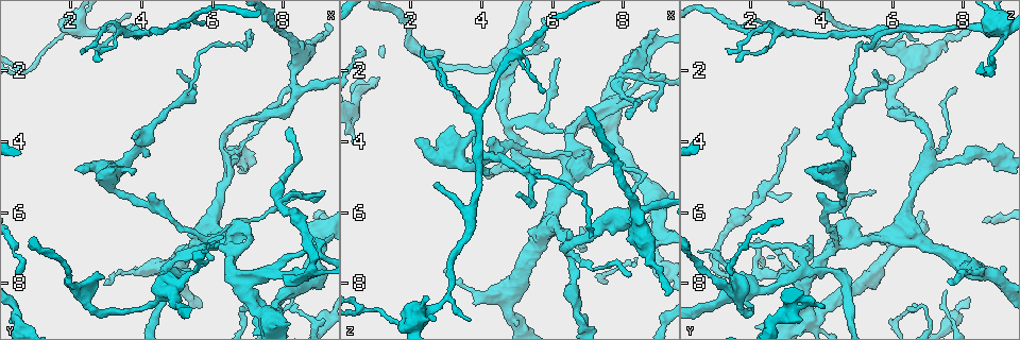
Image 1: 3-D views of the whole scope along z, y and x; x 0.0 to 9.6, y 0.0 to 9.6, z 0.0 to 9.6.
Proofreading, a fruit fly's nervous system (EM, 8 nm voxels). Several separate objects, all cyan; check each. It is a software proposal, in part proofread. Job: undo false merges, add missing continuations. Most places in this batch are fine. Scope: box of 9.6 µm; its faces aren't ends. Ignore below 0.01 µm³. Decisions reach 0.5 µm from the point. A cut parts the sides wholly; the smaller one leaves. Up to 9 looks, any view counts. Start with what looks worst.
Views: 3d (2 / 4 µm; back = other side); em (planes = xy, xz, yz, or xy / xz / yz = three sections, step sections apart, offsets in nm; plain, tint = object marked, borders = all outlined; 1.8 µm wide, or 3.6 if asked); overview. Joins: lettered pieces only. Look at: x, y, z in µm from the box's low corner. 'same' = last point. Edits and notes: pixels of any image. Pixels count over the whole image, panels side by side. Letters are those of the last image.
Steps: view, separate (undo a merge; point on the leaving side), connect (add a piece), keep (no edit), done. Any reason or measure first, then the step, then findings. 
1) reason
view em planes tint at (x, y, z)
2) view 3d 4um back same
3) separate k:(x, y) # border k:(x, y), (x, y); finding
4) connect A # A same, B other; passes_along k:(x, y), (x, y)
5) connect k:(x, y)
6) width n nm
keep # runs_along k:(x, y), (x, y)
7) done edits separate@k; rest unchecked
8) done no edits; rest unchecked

four arms meet
view 3d 2um at (4.90, 8.00, 1.75)

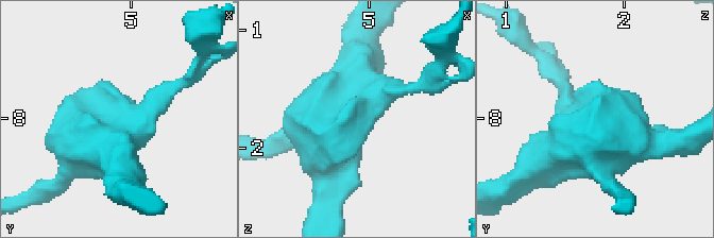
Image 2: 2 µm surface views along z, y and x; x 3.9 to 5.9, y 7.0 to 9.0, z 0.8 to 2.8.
arms 4; now the EM
view em planes borders at (4.82, 8.04, 1.74)

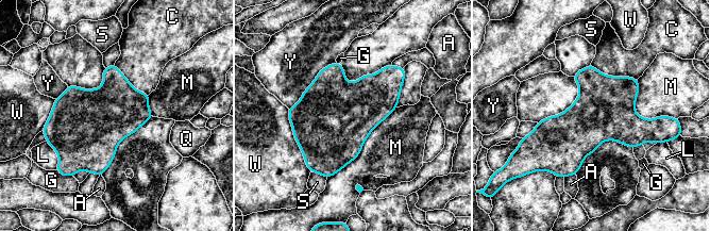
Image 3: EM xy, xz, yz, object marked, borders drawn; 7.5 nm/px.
longest_contact M 750 nm
keep # A other, C other, G other, L other, M other, Q other, S other, W other, Y other; border 3:(396, 108), (326, 178); one cell here

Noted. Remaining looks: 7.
view 3d 2um at (2.95, 7.90, 1.40)

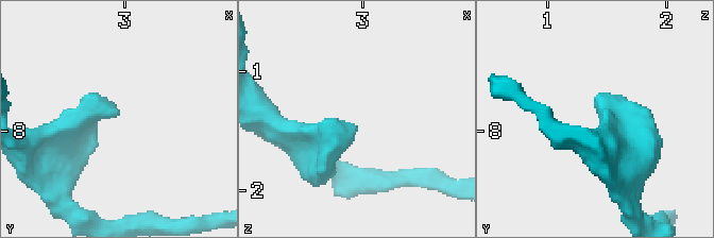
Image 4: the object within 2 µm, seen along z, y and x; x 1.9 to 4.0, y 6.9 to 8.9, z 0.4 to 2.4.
shape alone is not enough
view em planes borders at (2.94, 7.86, 1.46)

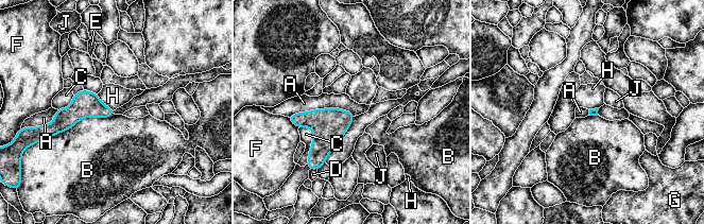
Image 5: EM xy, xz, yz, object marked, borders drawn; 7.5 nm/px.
keep # A other, B other, C other, D other, E other, F other, G other, H other, J other; border 5:(354, 115), (316, 108), (288, 117); no lettered piece goes on from it

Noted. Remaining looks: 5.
view em yz step 4 tint at (4.75, 0.75, 1.65)

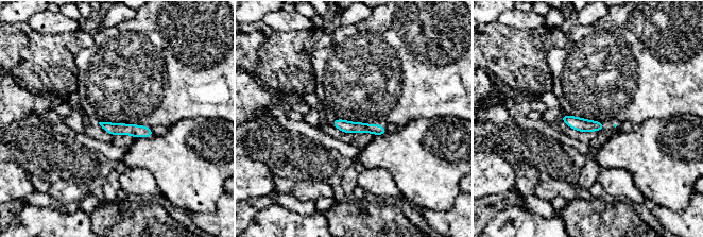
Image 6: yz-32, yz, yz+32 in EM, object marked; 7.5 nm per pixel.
view em planes borders same

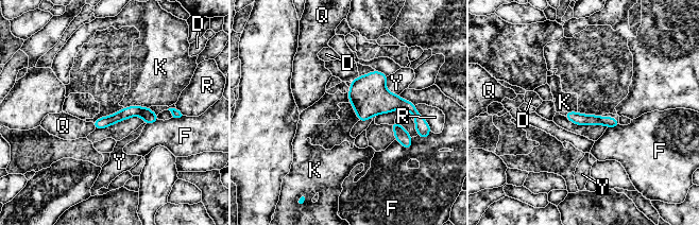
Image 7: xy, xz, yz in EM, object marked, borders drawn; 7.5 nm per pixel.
longest_contact K 190 nm
keep # D other, F other, K other, Q other, R other, Y other; border 7:(149, 106), (126, 106), (124, 108); continuous, no second cell

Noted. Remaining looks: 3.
free end
view em planes borders at (2.85, 1.30, 5.15)

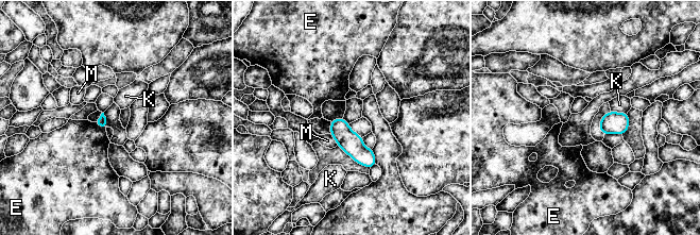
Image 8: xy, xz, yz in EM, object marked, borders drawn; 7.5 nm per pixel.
keep # E other, K other, M other; border 8:(94, 122), (105, 129); none of them fits

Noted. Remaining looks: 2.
done no edits; rest unchecked

